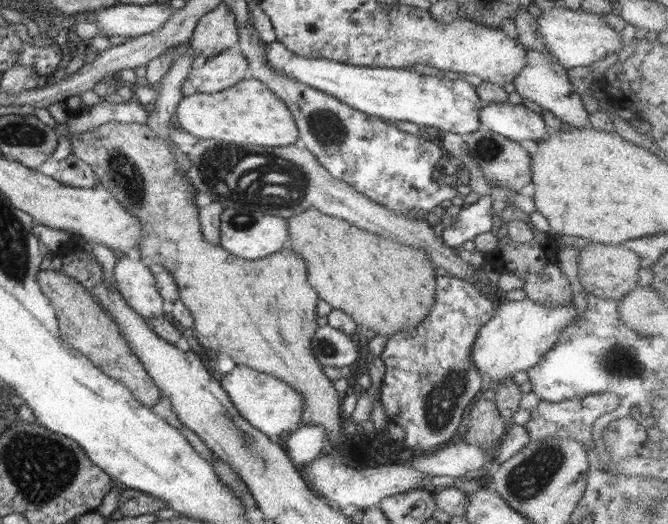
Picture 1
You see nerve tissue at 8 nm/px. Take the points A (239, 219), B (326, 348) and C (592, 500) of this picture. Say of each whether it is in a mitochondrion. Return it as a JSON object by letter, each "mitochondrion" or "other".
{"A":"mitochondrion","B":"mitochondrion","C":"other"}

